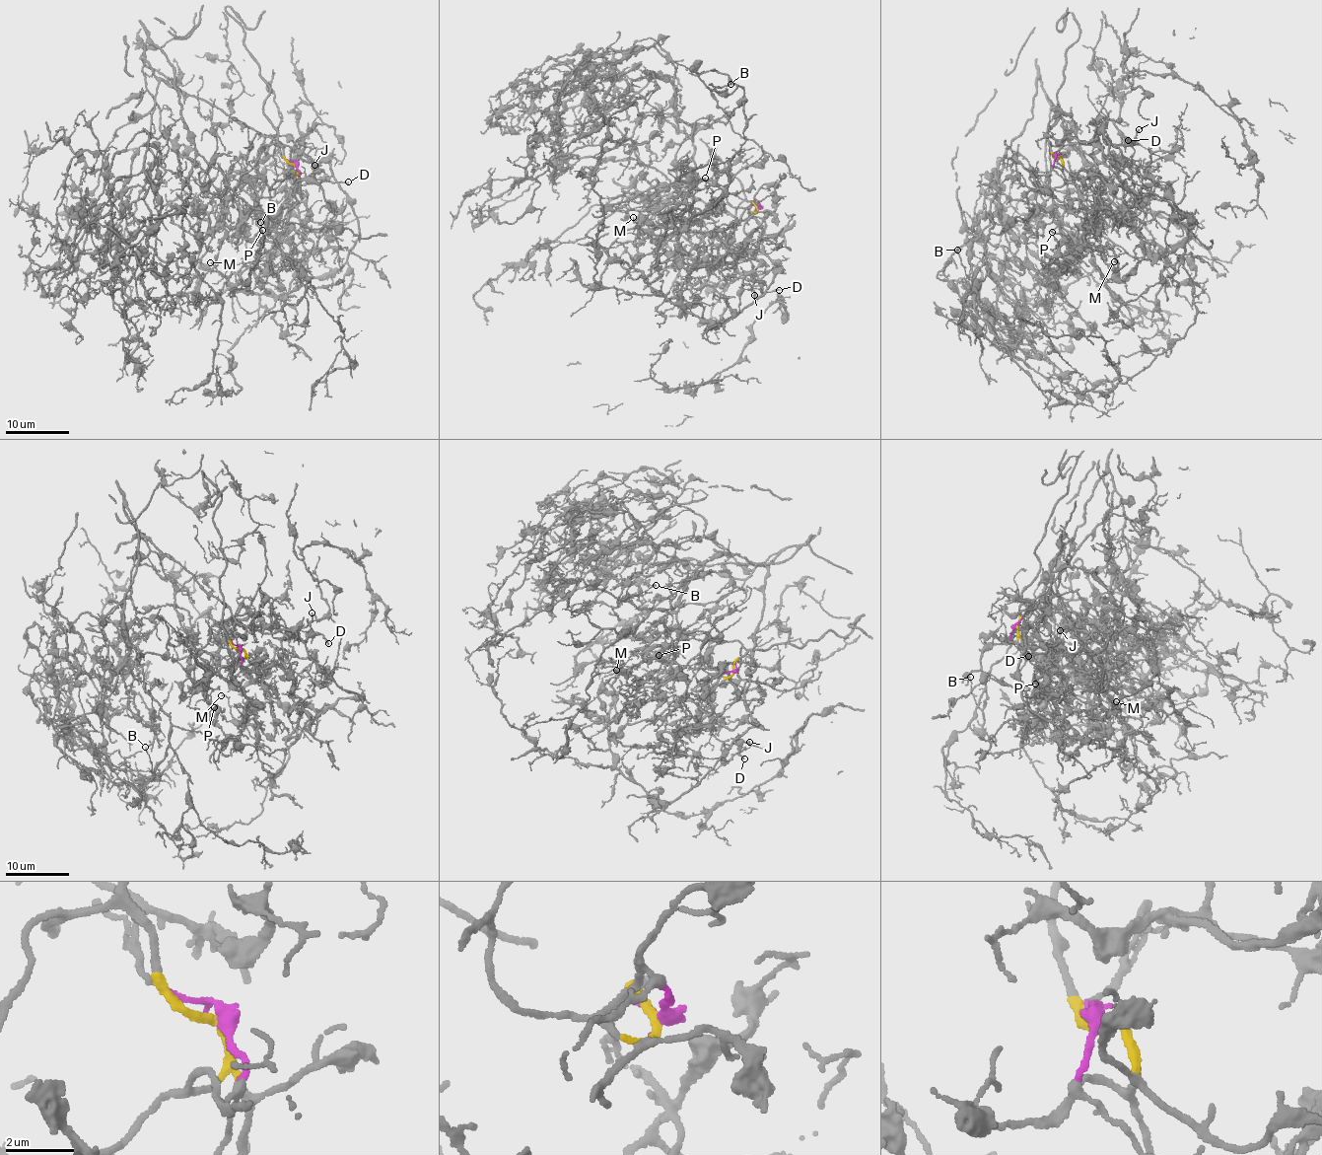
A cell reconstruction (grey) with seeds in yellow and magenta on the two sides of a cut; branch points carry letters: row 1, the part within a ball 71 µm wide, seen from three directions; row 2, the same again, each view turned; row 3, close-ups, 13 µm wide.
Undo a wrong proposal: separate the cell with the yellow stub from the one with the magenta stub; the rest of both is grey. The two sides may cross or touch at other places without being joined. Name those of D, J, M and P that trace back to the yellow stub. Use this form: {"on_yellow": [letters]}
{"on_yellow": ["M", "P"]}

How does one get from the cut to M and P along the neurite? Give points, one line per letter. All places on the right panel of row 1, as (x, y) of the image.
M: (1056, 156), (1065, 180), (1053, 194), (1094, 230), (1084, 242), (1089, 247), (1112, 250), (1115, 275), (1113, 261)
P: (1056, 156), (1052, 154), (1048, 142), (1051, 145), (1049, 193), (1064, 210), (1060, 231), (1068, 241), (1052, 231)

